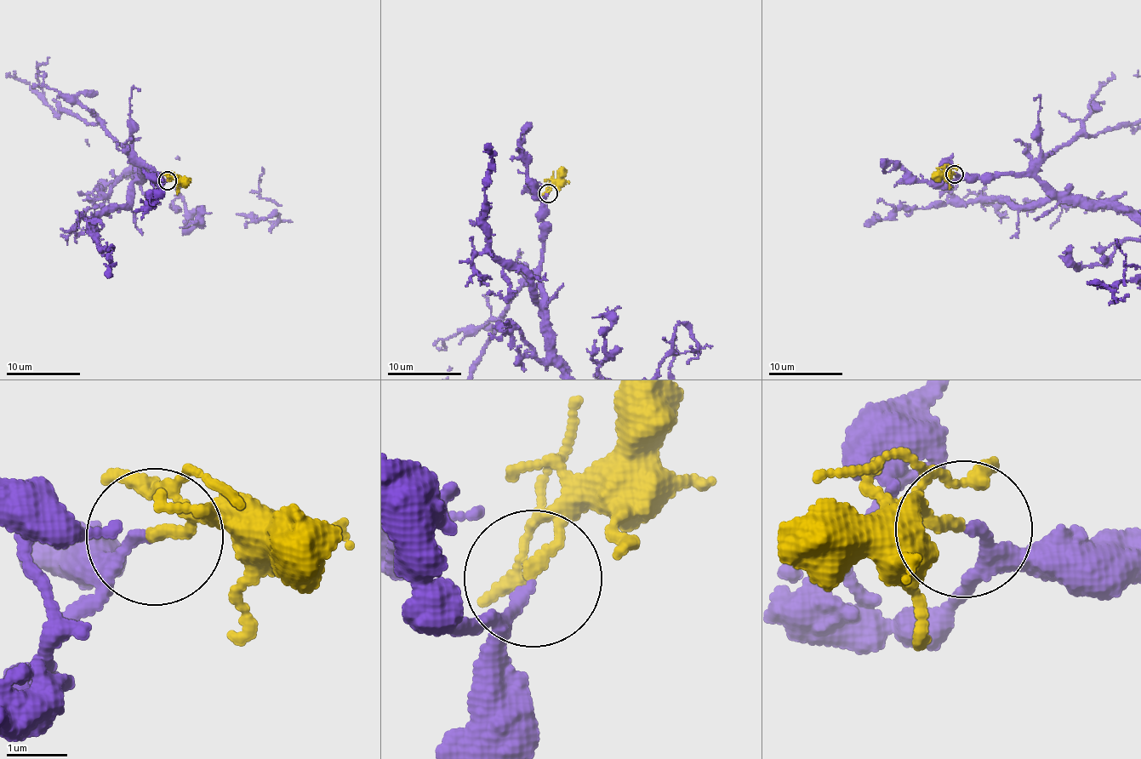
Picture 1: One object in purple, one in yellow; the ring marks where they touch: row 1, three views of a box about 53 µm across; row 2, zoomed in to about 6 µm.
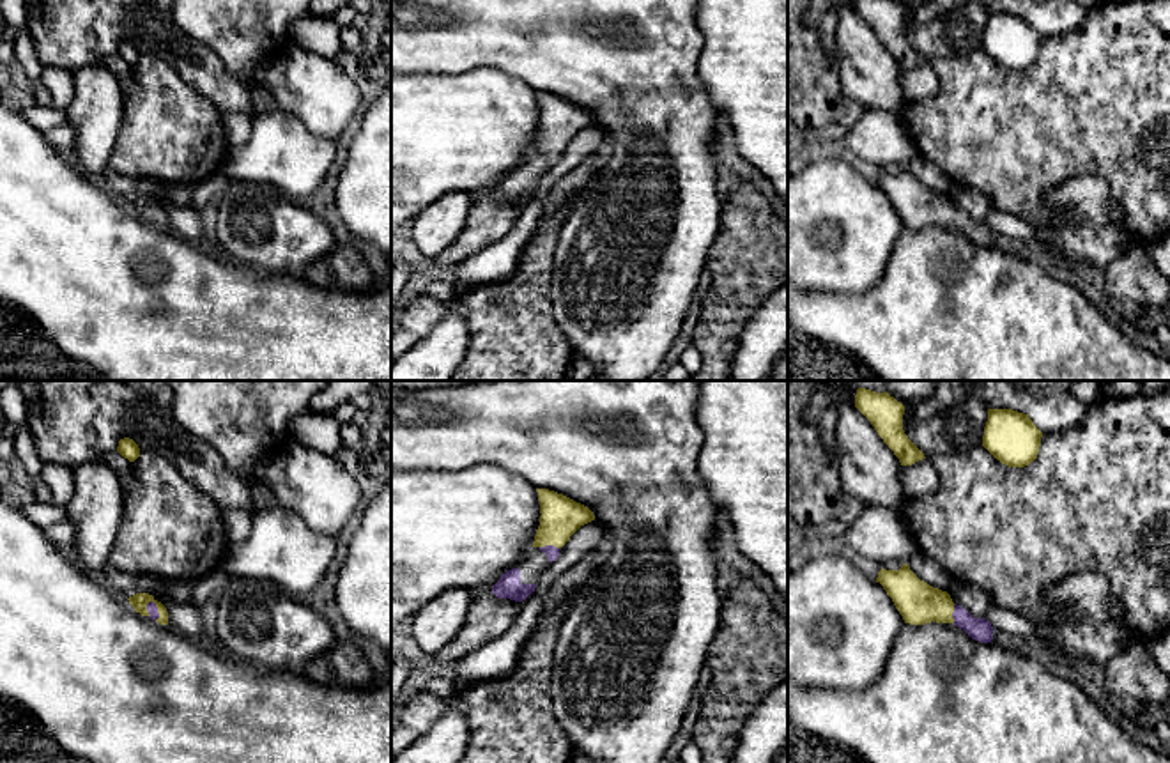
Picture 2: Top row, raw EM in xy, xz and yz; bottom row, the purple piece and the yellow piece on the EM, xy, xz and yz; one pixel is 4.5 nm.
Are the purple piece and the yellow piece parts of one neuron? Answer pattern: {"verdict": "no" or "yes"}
{"verdict": "yes"}

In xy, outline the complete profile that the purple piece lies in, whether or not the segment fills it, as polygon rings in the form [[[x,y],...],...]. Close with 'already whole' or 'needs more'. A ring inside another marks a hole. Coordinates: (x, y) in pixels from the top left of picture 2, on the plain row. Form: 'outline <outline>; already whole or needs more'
outline [[[136,197],[127,202],[136,216],[149,220],[161,228],[168,228],[166,211],[149,197]]]; needs more

